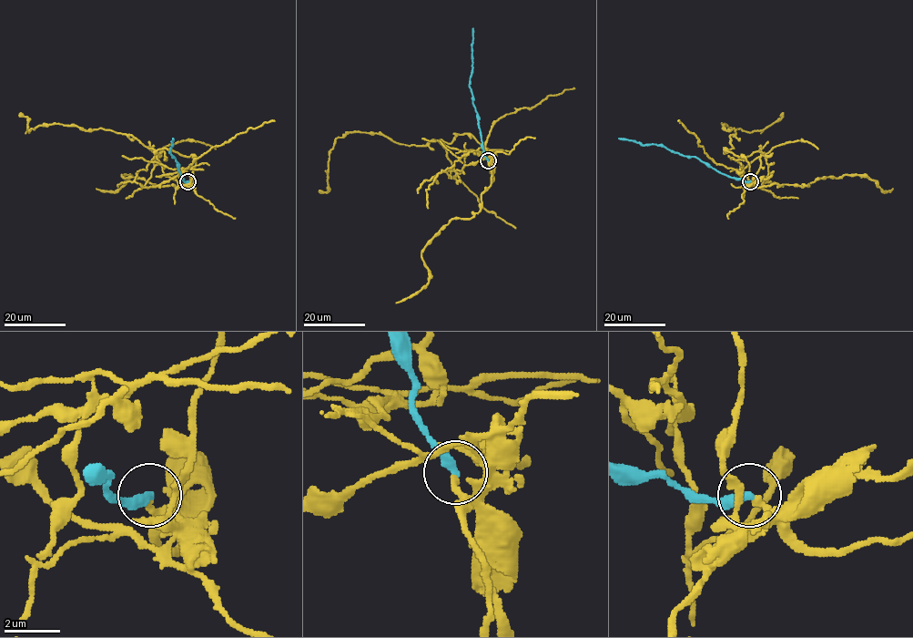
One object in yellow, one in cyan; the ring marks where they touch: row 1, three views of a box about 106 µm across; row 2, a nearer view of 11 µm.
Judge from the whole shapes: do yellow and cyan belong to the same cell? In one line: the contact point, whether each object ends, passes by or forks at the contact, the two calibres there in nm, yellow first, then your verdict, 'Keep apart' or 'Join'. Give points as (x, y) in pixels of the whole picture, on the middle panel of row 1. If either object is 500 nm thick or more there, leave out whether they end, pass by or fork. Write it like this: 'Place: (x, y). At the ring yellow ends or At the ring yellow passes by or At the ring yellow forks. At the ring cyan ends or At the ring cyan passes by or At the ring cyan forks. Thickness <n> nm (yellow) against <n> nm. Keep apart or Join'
Place: (488, 160). At the ring yellow ends. At the ring cyan ends. Thickness 240 nm (yellow) against 360 nm. Keep apart

